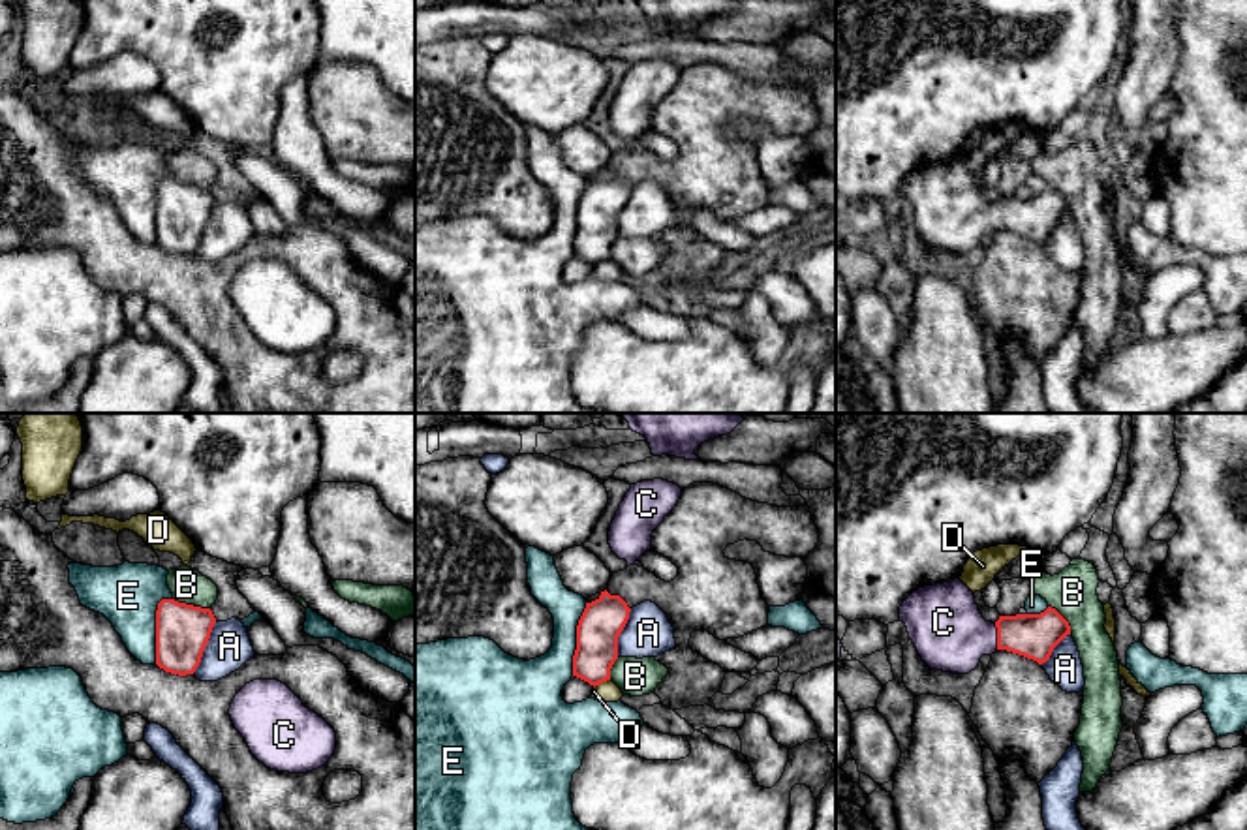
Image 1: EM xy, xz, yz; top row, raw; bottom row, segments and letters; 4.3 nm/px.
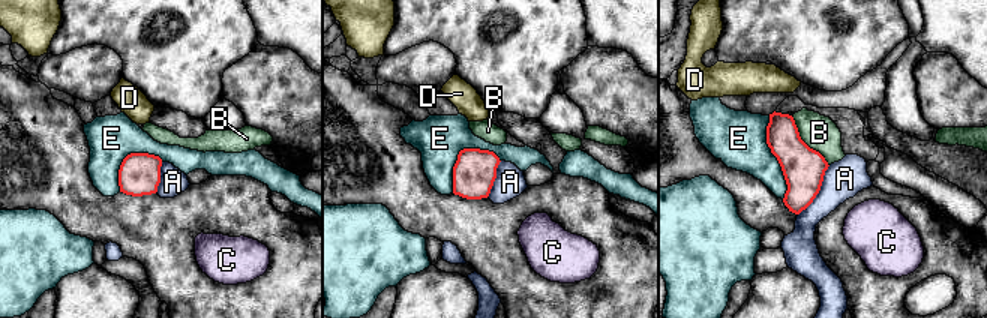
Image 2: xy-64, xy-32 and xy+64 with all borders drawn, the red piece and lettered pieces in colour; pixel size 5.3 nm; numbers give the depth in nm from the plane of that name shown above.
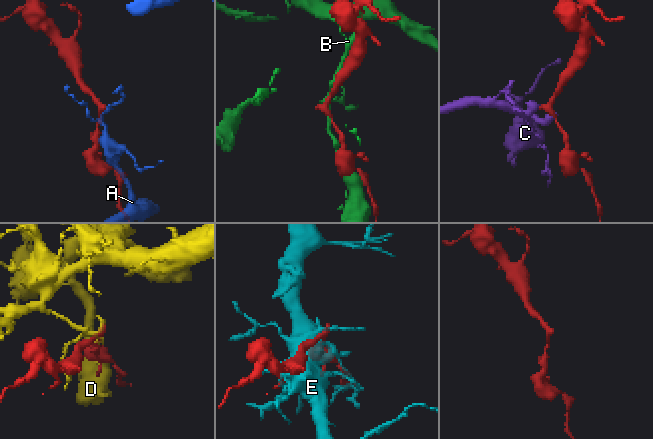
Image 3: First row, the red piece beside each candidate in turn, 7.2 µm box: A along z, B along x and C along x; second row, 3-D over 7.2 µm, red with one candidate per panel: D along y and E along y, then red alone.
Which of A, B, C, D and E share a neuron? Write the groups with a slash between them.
A / B / C / D / E

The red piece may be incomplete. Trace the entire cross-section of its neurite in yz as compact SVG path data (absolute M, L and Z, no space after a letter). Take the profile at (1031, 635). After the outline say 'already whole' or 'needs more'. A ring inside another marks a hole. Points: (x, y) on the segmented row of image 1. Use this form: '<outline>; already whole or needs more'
M960 578L913 592L900 607L900 622L905 623L922 661L931 670L952 674L969 674L978 667L982 655L992 655L997 650L1007 650L1042 665L1050 659L1054 648L1070 635L1069 622L1052 607L1040 614L999 616L995 623L986 622L973 592Z; needs more

